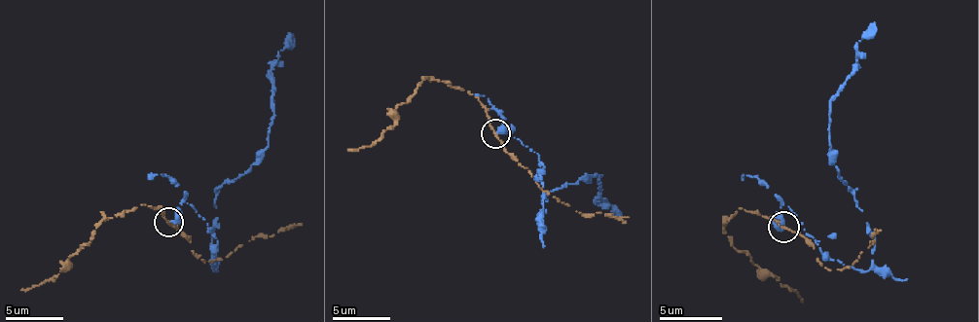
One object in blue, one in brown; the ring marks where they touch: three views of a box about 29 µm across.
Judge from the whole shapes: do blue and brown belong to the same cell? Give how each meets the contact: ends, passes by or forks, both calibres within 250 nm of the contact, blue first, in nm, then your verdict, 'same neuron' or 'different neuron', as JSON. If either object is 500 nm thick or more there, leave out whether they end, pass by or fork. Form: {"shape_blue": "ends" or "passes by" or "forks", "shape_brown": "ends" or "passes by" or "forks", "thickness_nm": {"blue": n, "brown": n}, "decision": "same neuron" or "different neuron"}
{"shape_blue": "ends", "shape_brown": "passes by", "thickness_nm": {"blue": 440, "brown": 170}, "decision": "different neuron"}

